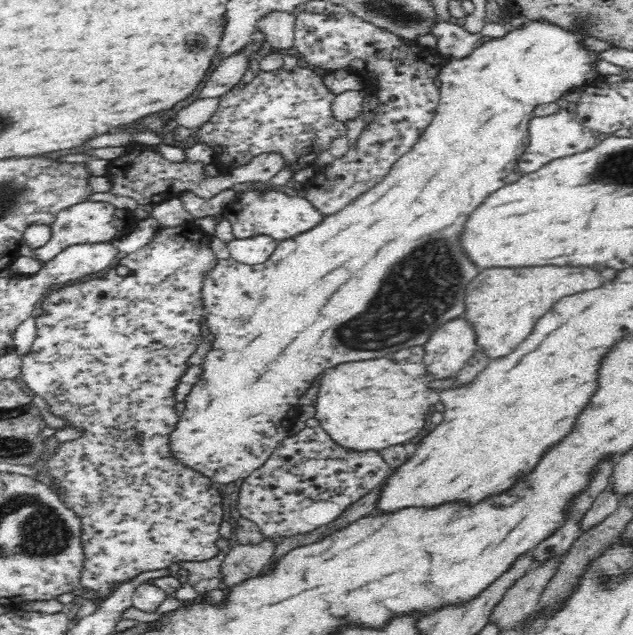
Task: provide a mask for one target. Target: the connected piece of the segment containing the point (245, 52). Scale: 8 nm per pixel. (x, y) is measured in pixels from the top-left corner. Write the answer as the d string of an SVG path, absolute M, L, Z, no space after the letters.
M256 32L253 40L238 54L222 60L216 70L210 74L210 78L204 82L199 98L218 98L225 92L232 90L236 84L242 81L243 74L249 67L249 59L254 51L257 51L264 43L264 37Z

